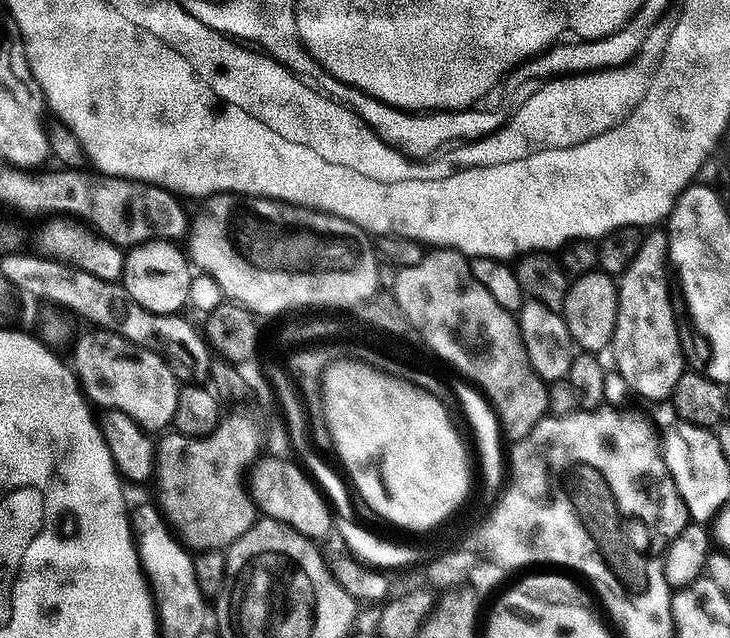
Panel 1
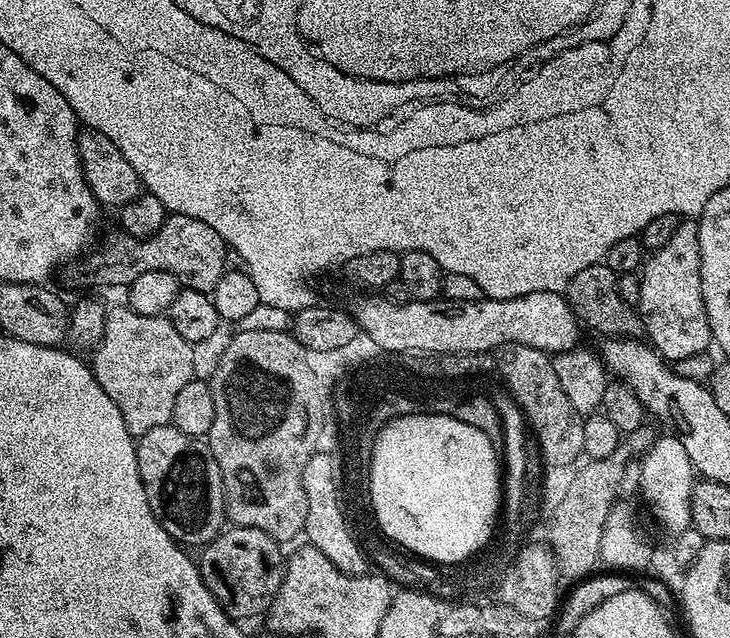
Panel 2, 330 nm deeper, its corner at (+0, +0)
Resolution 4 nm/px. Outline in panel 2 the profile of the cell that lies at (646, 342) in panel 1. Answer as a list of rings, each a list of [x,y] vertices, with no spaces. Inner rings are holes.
[[[681,219],[670,242],[651,253],[639,273],[640,293],[635,297],[634,304],[644,323],[643,335],[647,343],[668,362],[690,358],[690,354],[708,352],[713,343],[700,290],[700,251],[696,226],[695,219]]]

